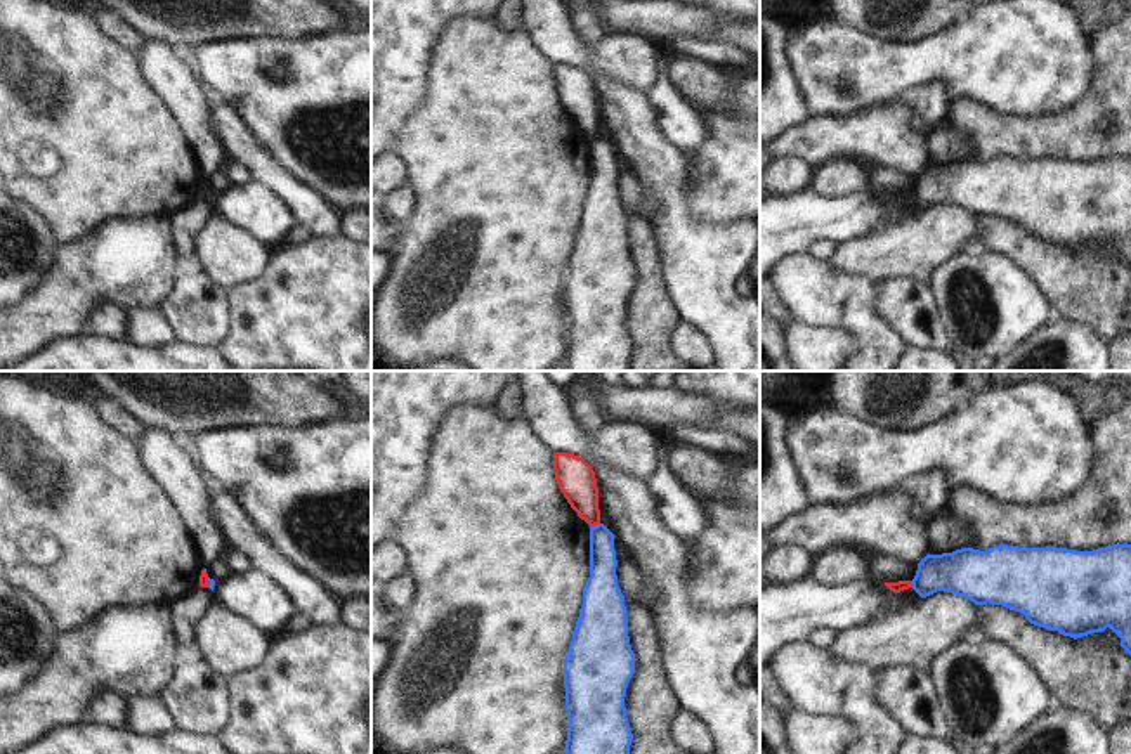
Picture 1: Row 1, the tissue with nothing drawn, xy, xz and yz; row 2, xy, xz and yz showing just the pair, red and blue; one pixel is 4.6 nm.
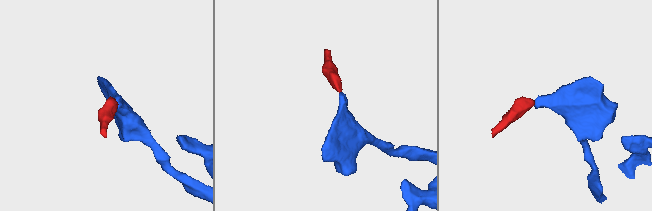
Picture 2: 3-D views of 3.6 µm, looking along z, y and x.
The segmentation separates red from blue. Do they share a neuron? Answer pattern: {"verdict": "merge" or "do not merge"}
{"verdict": "do not merge"}

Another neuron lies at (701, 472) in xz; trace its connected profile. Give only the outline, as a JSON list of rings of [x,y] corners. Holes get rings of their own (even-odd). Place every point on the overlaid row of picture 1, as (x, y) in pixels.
[[[670,437],[664,440],[671,444],[668,468],[690,492],[697,497],[704,497],[725,487],[727,480],[723,473],[727,470],[716,454],[699,451]]]

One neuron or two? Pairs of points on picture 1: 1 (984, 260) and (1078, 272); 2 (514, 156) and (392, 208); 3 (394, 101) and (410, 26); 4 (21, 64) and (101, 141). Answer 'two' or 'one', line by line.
1: two
2: two
3: one
4: one

